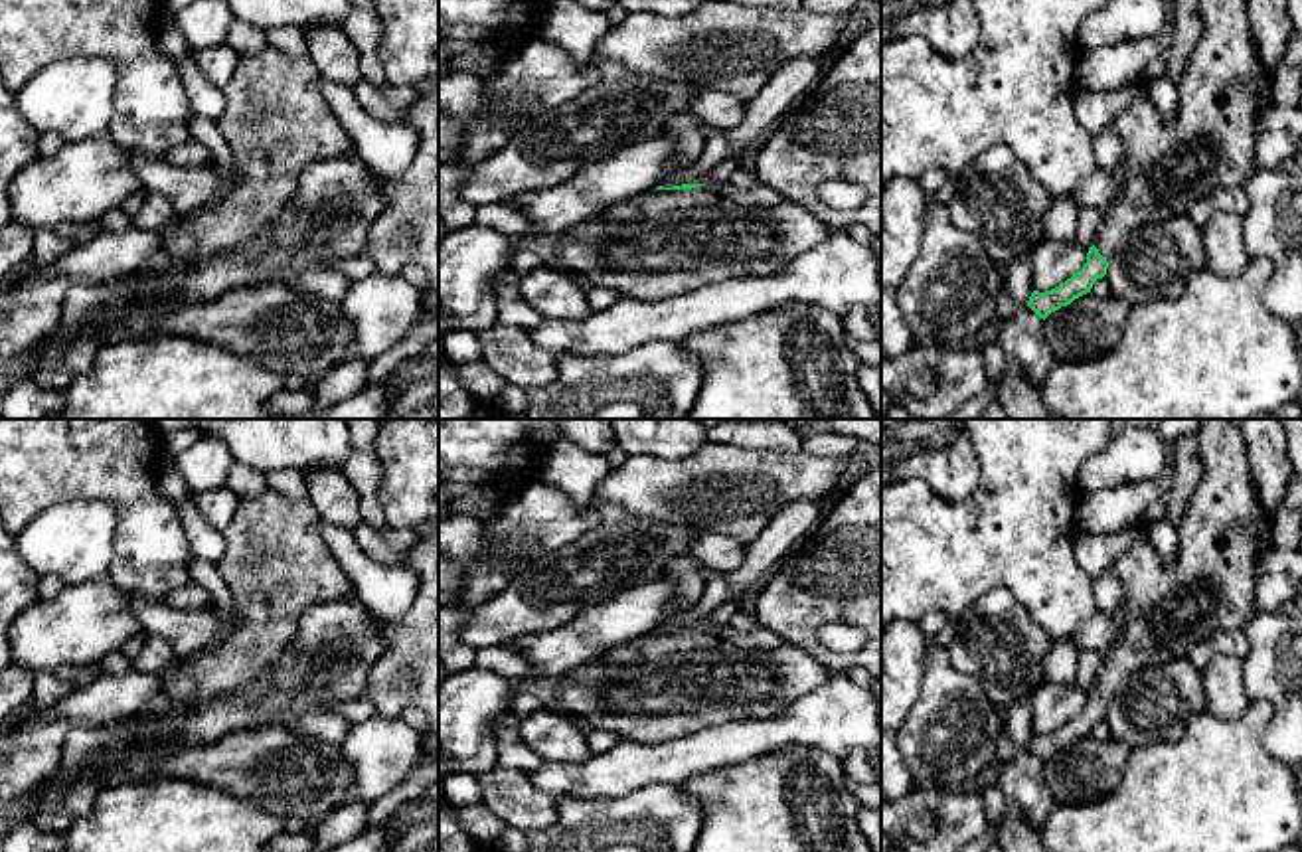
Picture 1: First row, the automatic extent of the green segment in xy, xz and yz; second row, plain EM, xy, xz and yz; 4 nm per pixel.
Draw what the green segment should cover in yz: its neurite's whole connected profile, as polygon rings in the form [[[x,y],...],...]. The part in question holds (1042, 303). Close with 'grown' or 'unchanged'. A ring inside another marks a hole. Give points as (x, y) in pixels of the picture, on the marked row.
[[[1199,0],[1199,14],[1205,34],[1176,85],[1174,123],[1166,125],[1156,103],[1140,95],[1108,121],[1122,148],[1118,196],[1100,217],[1083,269],[1051,291],[1031,293],[1027,306],[1039,318],[1045,320],[1051,312],[1091,293],[1095,281],[1106,275],[1112,253],[1136,227],[1187,215],[1193,202],[1209,198],[1219,188],[1245,186],[1255,172],[1257,128],[1261,115],[1274,107],[1274,81],[1261,65],[1249,6],[1245,0]]]; grown

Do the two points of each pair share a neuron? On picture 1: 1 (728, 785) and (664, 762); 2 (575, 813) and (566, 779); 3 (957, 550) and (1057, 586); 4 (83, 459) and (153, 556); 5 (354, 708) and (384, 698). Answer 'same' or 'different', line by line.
1: different
2: different
3: same
4: same
5: different

